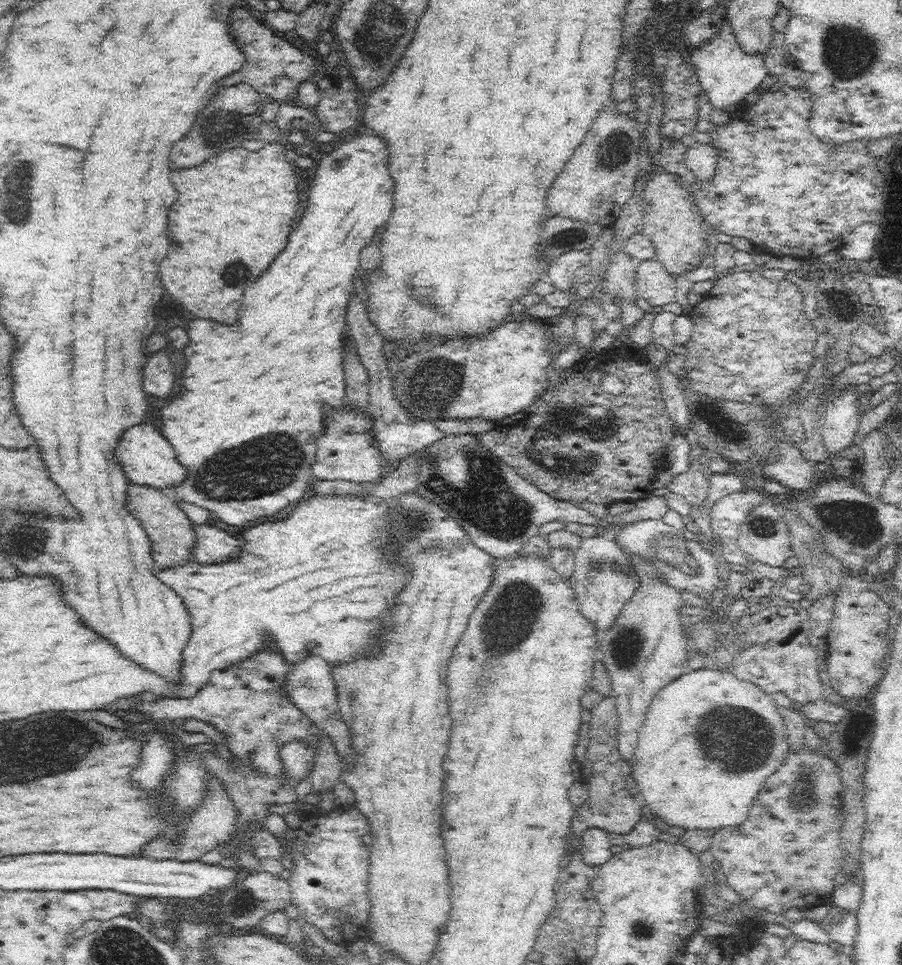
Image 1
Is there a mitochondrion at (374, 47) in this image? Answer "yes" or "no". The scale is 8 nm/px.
yes

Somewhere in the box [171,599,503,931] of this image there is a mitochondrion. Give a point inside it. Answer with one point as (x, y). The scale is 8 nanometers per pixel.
(242, 904)

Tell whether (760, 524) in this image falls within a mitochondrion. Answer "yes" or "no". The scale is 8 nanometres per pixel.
yes

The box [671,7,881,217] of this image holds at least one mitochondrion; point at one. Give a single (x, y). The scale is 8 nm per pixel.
(848, 54)

